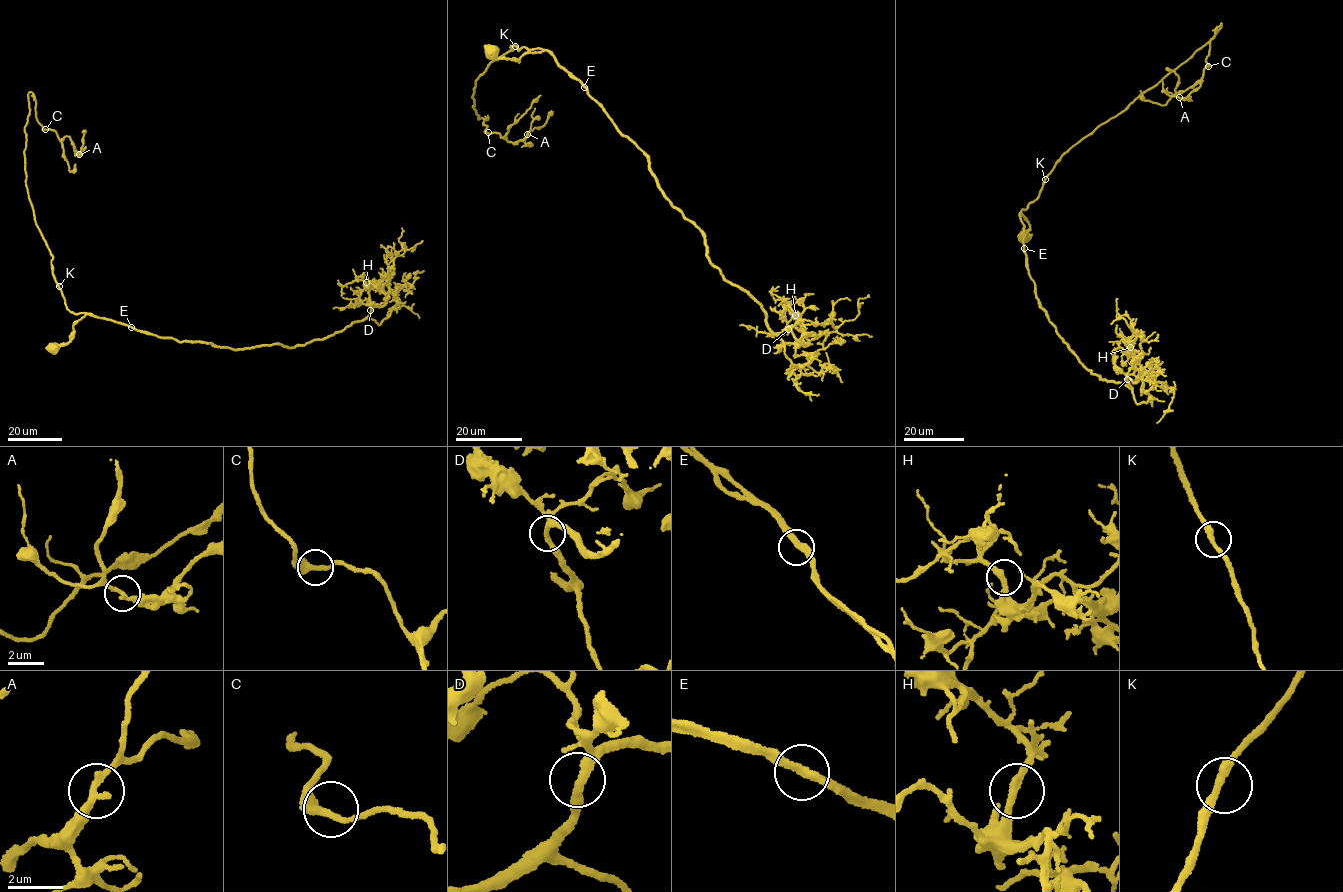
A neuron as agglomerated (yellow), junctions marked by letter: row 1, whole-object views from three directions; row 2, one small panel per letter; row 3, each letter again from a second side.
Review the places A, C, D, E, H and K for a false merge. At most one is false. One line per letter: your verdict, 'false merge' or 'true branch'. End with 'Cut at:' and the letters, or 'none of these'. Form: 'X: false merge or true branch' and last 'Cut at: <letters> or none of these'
A: true branch
C: true branch
D: true branch
E: true branch
H: true branch
K: true branch
Cut at: none of these

